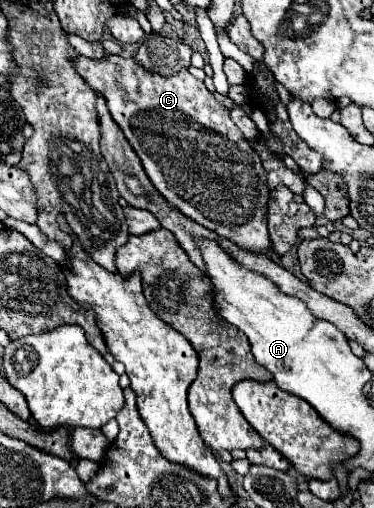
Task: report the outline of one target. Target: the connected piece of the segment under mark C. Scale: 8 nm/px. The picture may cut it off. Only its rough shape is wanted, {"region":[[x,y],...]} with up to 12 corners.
{"region":[[78,57],[148,179],[270,249],[260,155],[188,69]]}

